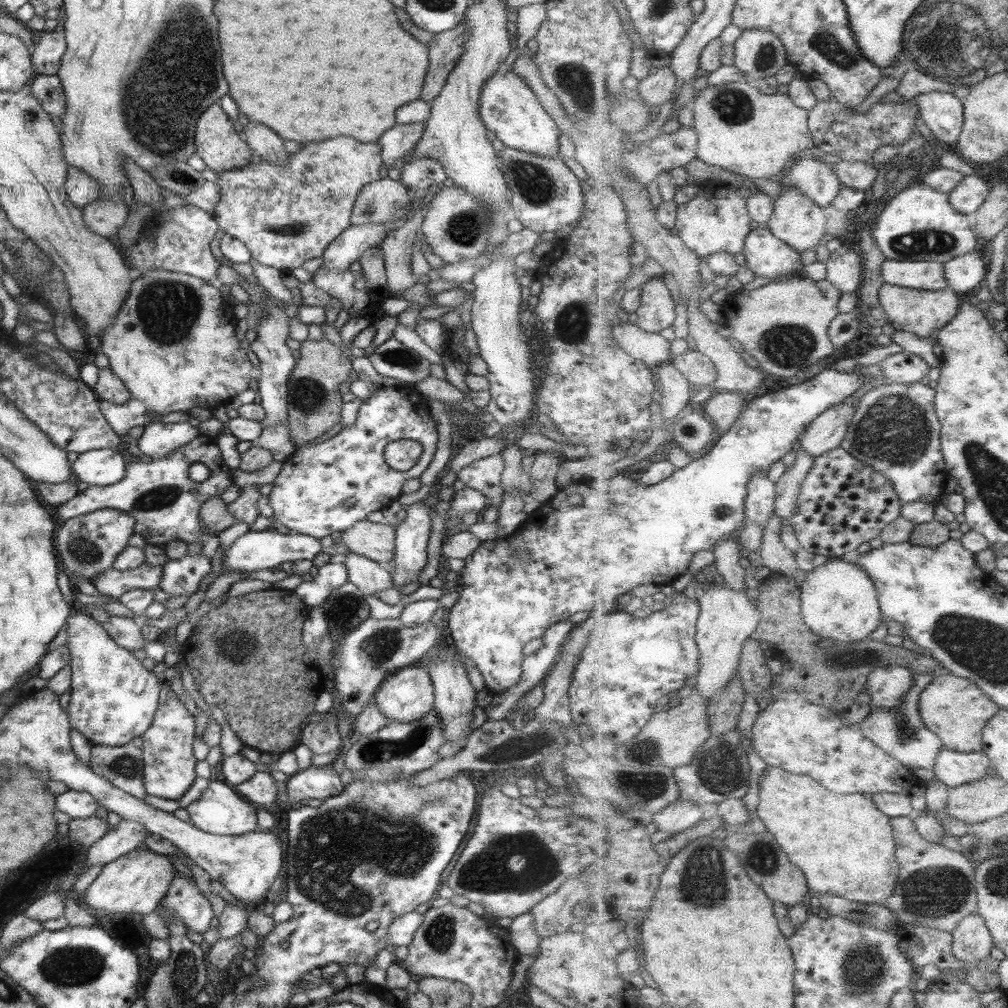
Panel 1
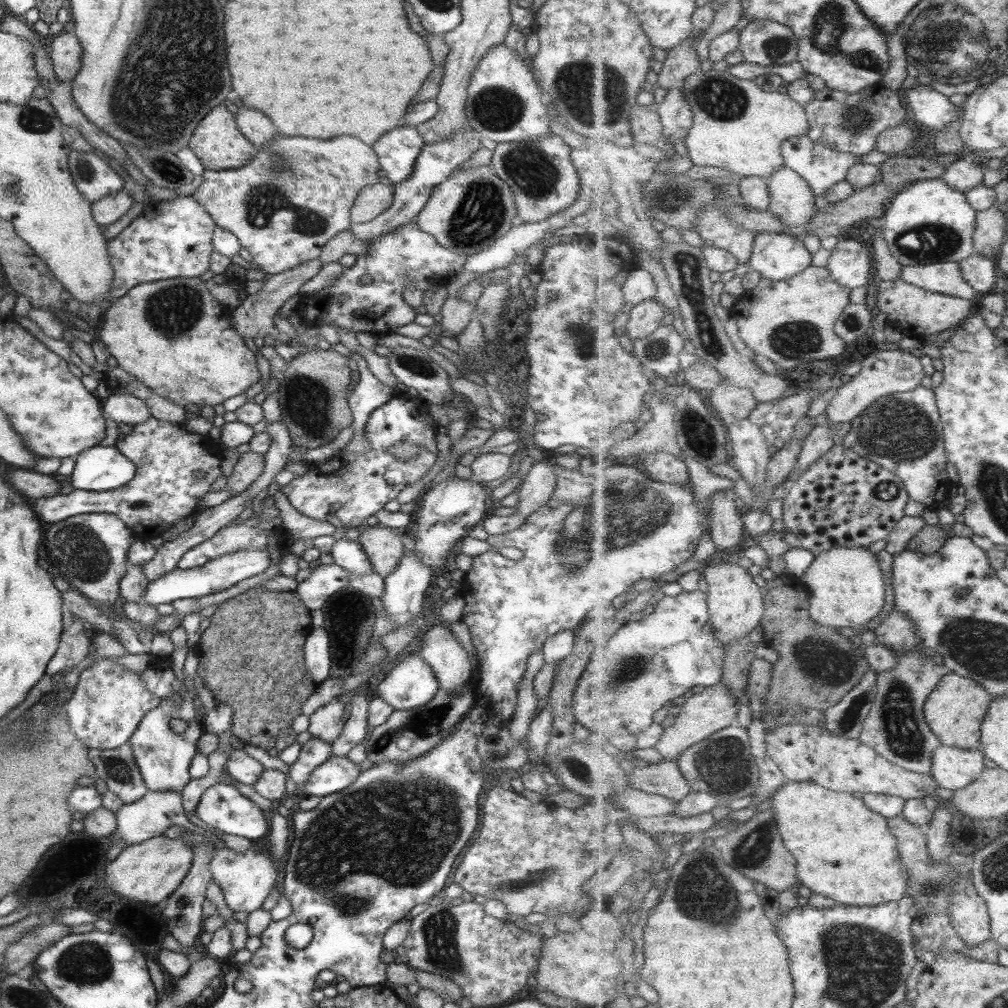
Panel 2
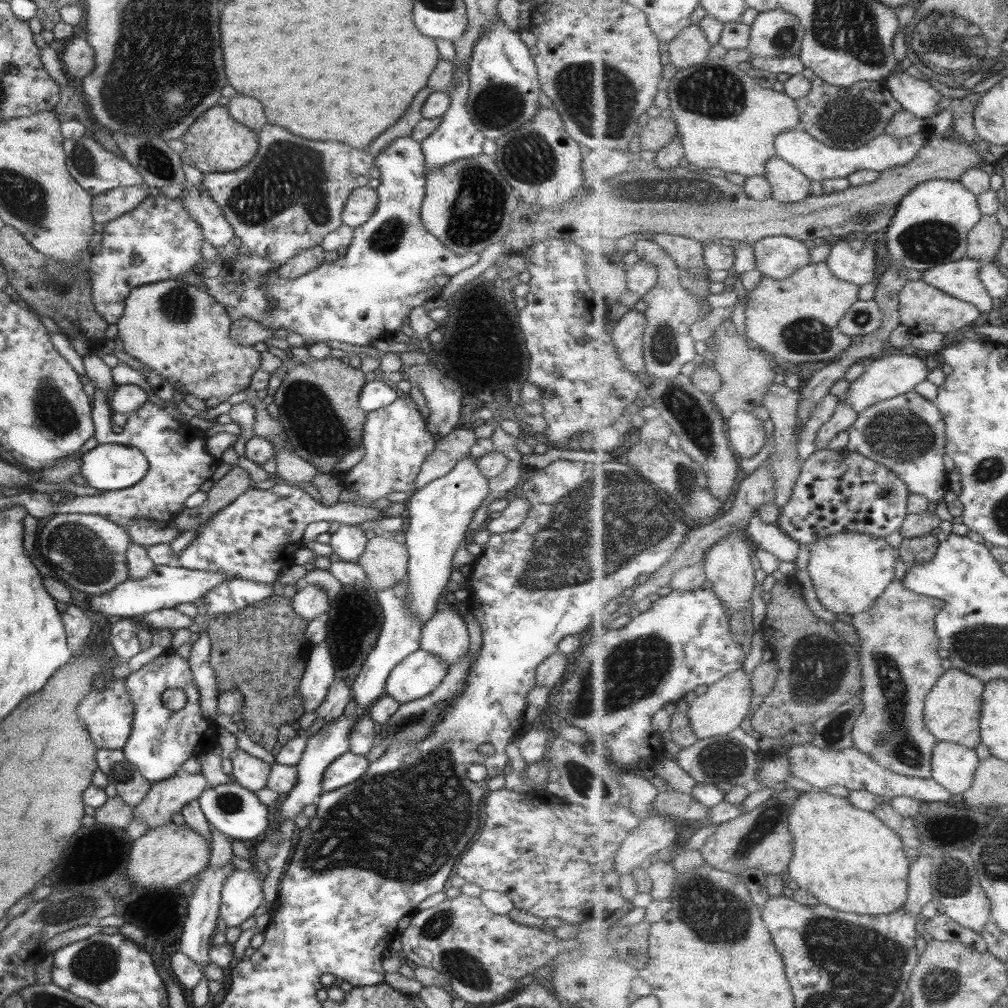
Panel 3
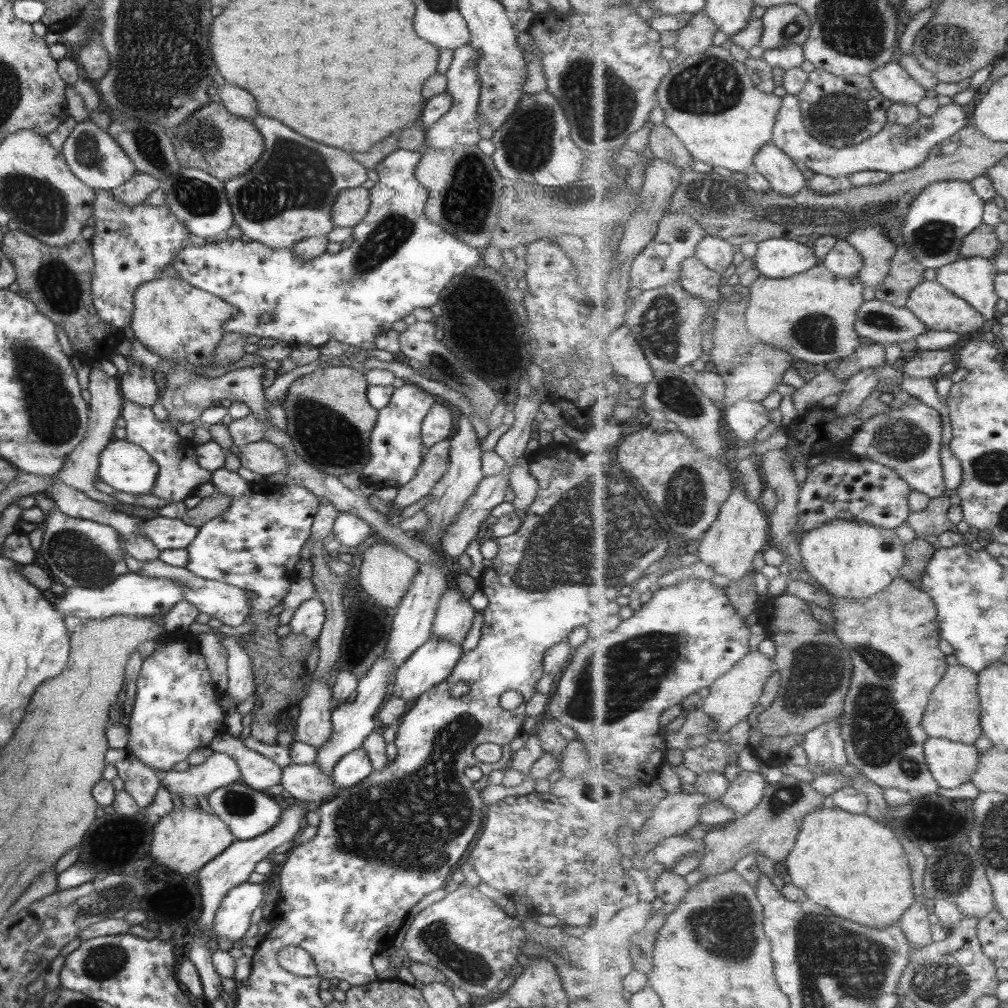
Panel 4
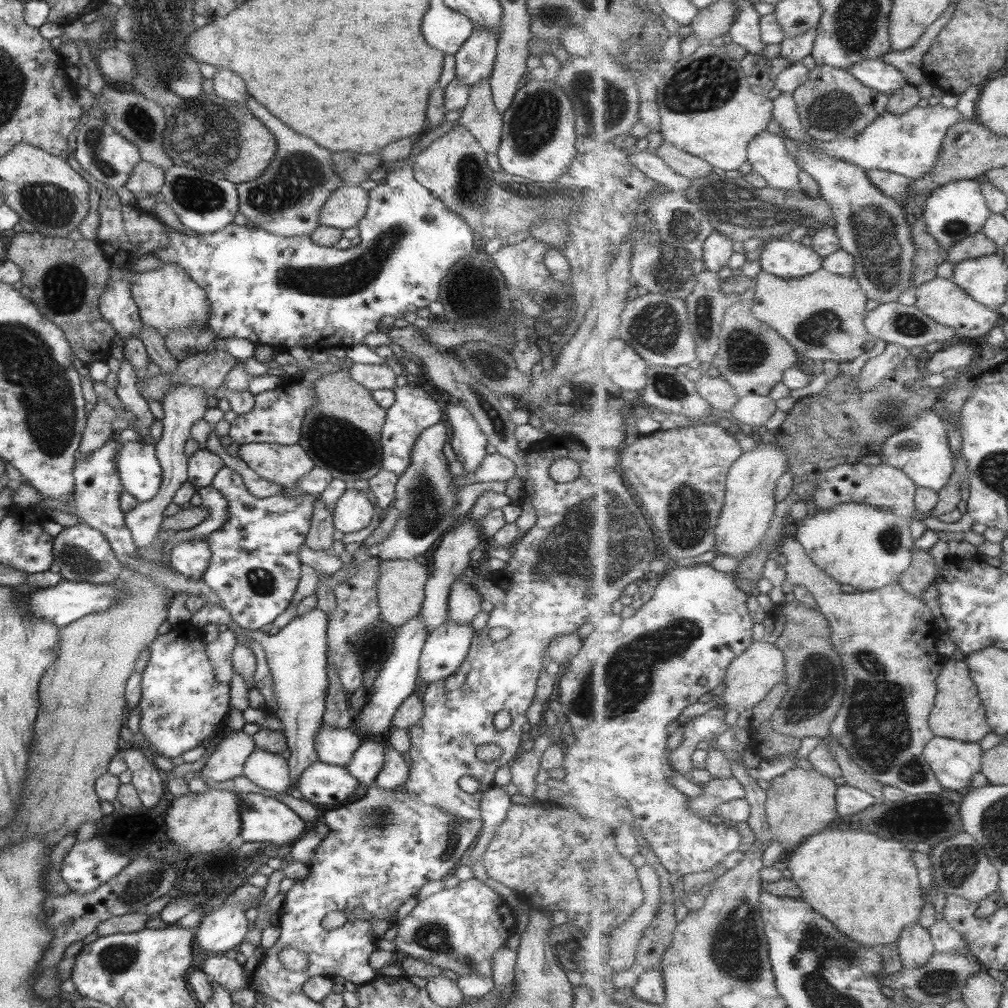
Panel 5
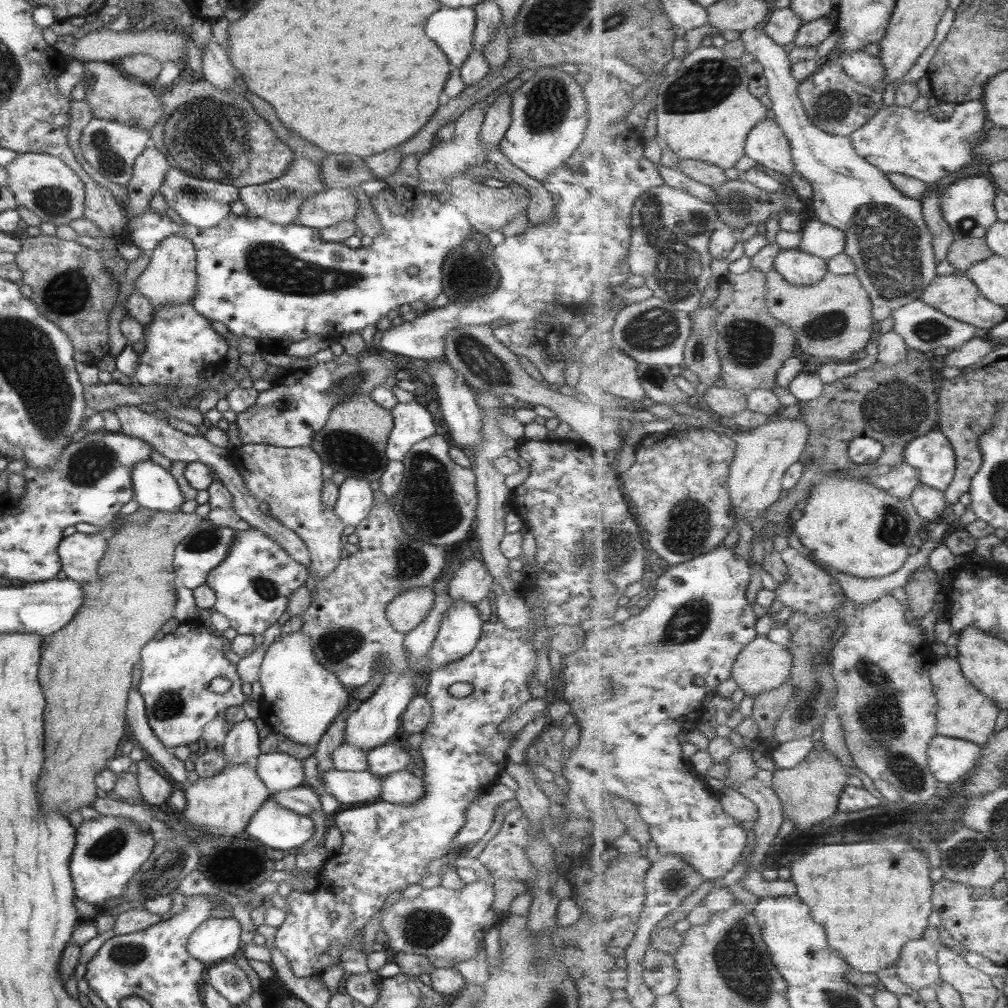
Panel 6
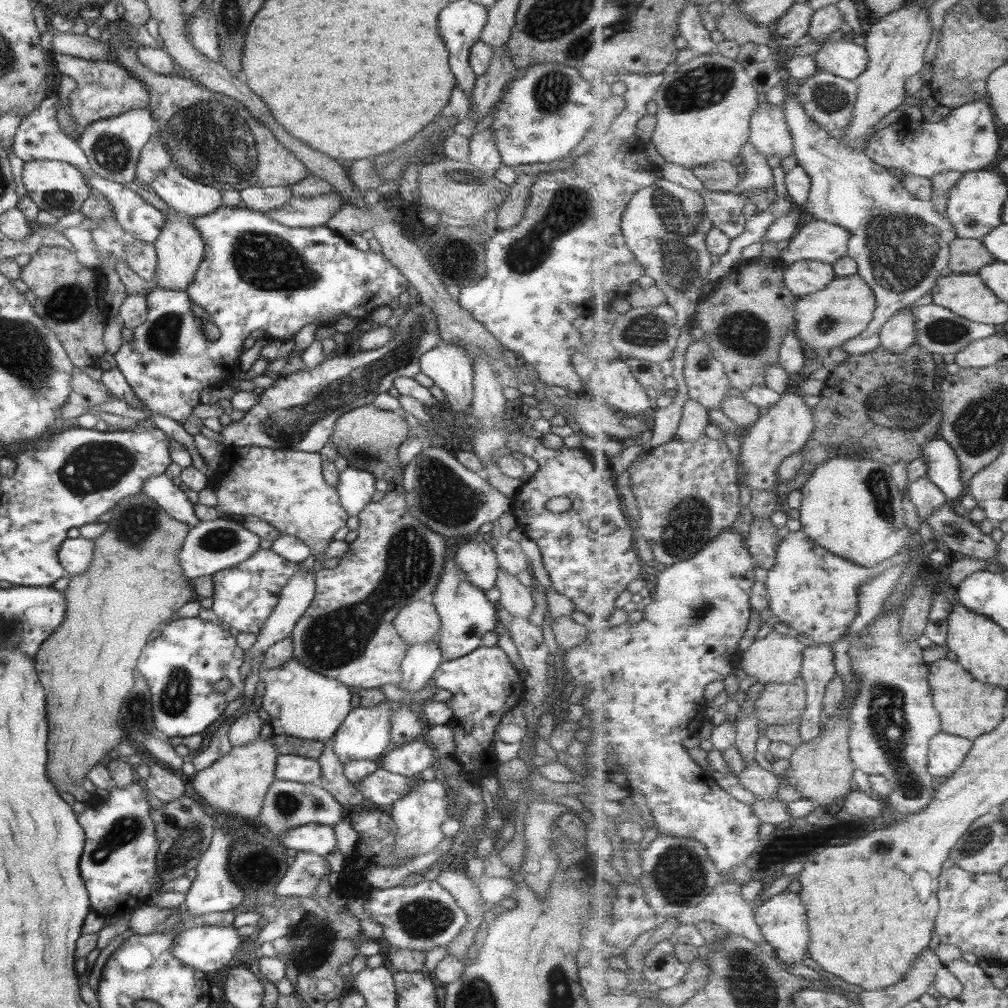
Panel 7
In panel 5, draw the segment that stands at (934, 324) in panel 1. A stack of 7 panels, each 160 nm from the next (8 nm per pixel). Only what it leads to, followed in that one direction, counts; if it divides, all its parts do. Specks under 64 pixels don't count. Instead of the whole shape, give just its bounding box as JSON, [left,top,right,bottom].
[915,277,1005,338]

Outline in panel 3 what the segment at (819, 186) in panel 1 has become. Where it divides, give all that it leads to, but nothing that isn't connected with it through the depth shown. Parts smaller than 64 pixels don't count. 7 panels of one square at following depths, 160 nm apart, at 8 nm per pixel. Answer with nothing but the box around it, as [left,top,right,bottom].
[776,128,924,184]

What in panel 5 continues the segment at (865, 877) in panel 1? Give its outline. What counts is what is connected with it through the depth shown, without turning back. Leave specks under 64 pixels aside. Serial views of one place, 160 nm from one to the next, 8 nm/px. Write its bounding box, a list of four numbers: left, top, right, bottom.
[787,824,925,946]

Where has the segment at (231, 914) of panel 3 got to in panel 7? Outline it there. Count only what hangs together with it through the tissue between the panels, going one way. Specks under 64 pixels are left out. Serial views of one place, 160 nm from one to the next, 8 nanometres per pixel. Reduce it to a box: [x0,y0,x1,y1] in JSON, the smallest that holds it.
[172,925,241,973]

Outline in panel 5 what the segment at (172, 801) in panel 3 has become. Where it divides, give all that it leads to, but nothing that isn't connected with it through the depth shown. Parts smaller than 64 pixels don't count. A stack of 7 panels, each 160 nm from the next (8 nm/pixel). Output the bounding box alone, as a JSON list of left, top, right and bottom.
[196,730,256,784]

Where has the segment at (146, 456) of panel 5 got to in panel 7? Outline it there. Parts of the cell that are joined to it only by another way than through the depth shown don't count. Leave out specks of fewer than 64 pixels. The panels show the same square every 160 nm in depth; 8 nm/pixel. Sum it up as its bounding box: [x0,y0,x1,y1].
[140,473,199,528]

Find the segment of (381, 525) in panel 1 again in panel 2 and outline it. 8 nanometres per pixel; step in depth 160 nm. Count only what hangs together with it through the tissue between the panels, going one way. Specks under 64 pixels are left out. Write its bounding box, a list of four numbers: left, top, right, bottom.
[357,524,406,578]

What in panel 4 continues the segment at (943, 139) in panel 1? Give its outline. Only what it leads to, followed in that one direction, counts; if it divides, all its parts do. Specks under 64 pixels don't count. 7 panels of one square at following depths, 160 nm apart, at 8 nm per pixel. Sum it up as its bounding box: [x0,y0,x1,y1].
[870,60,931,104]

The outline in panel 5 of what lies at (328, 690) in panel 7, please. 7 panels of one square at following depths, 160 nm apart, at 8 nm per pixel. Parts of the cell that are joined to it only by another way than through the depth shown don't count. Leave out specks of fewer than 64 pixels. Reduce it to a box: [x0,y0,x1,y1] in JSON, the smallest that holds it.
[189,605,327,789]

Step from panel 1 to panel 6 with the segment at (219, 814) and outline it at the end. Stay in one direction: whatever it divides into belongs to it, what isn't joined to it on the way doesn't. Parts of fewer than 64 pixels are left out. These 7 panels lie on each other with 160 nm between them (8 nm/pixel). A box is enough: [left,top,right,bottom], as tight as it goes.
[244,798,313,850]

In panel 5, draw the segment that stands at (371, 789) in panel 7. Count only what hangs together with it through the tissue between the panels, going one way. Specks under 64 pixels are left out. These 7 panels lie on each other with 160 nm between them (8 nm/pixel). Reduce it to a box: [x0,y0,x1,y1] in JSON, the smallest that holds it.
[296,762,357,808]

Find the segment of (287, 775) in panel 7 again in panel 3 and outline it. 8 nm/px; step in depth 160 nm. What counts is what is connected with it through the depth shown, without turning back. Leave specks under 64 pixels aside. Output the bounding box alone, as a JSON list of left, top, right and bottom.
[228,750,270,792]

